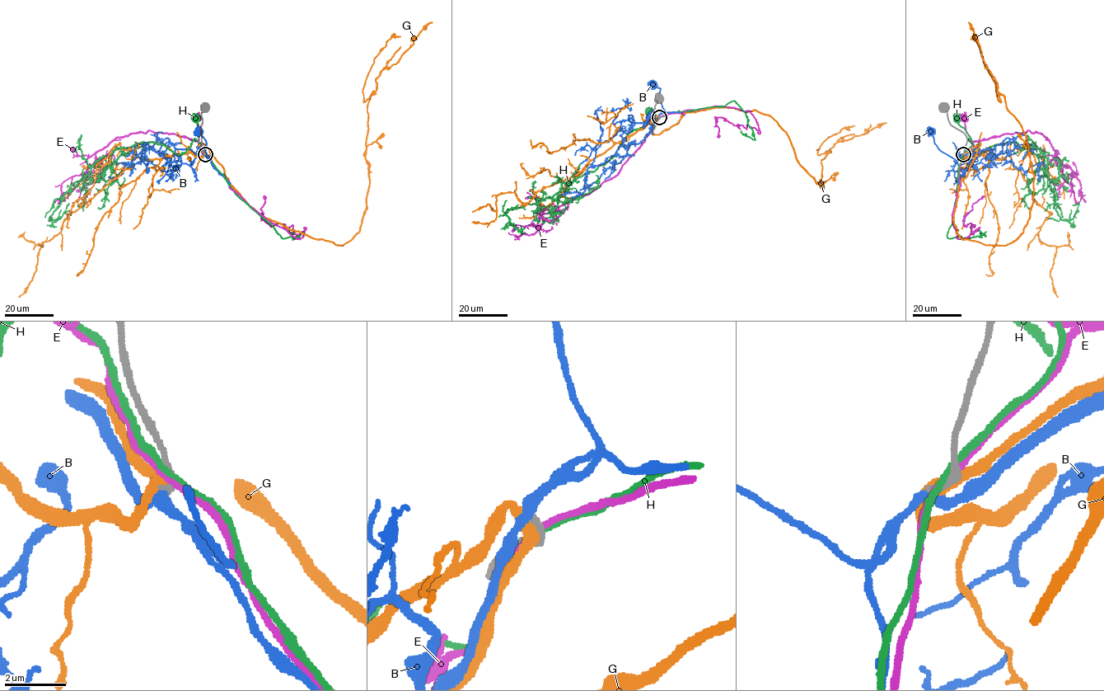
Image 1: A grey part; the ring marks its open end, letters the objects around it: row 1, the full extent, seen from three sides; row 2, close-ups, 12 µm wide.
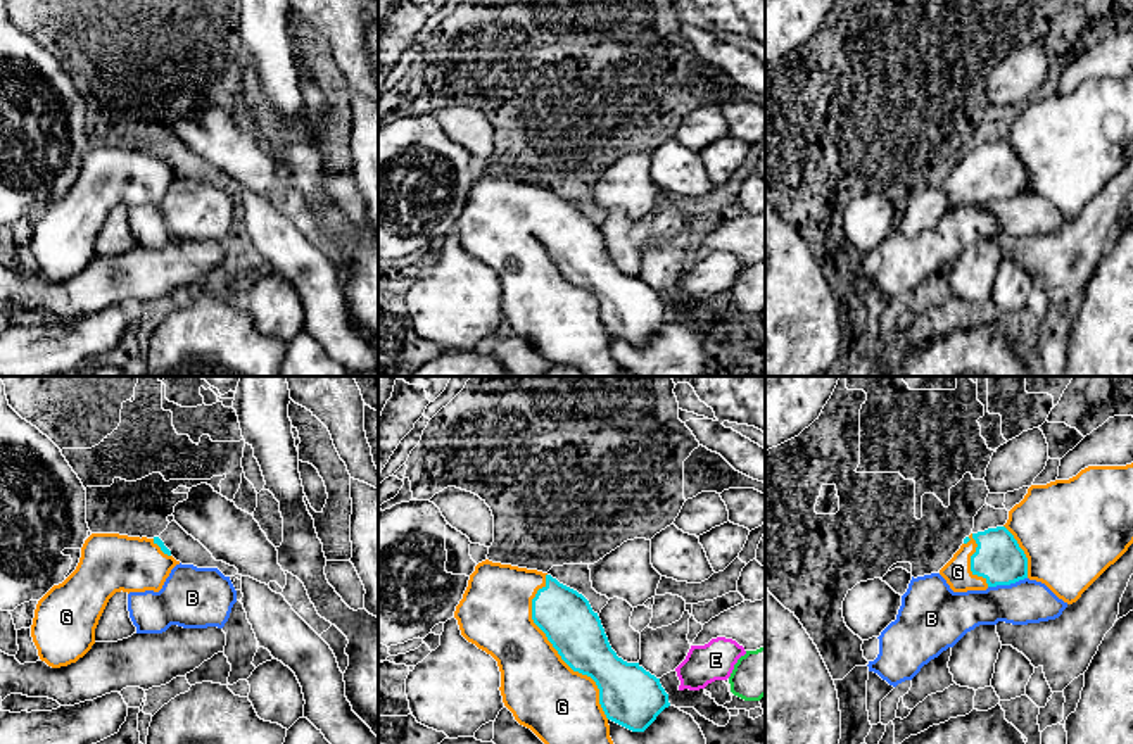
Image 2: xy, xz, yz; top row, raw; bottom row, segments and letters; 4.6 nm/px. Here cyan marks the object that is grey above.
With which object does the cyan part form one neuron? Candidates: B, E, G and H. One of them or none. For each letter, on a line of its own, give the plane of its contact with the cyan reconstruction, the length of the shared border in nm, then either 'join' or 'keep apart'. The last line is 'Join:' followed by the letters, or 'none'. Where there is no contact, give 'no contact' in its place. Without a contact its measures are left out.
B: yz | 190 nm | keep apart
E: no contact | keep apart
G: xz | 750 nm | join
H: no contact | keep apart
Join: G

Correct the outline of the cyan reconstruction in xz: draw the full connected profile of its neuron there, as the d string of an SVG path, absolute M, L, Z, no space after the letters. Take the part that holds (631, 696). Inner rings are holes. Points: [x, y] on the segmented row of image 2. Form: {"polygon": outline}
{"polygon": "M485 559L454 618L461 635L497 661L504 706L544 744L613 744L610 720L644 732L670 706L660 678L617 656L589 601L548 573Z"}

